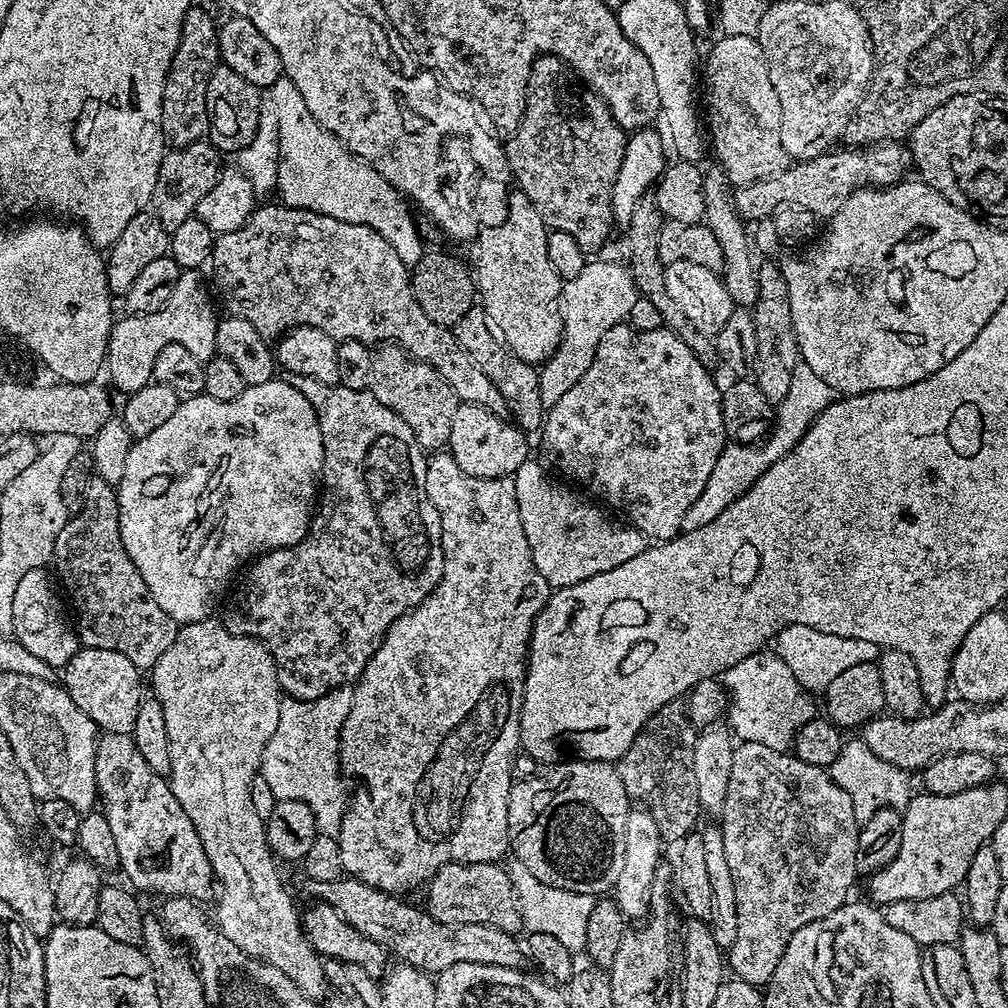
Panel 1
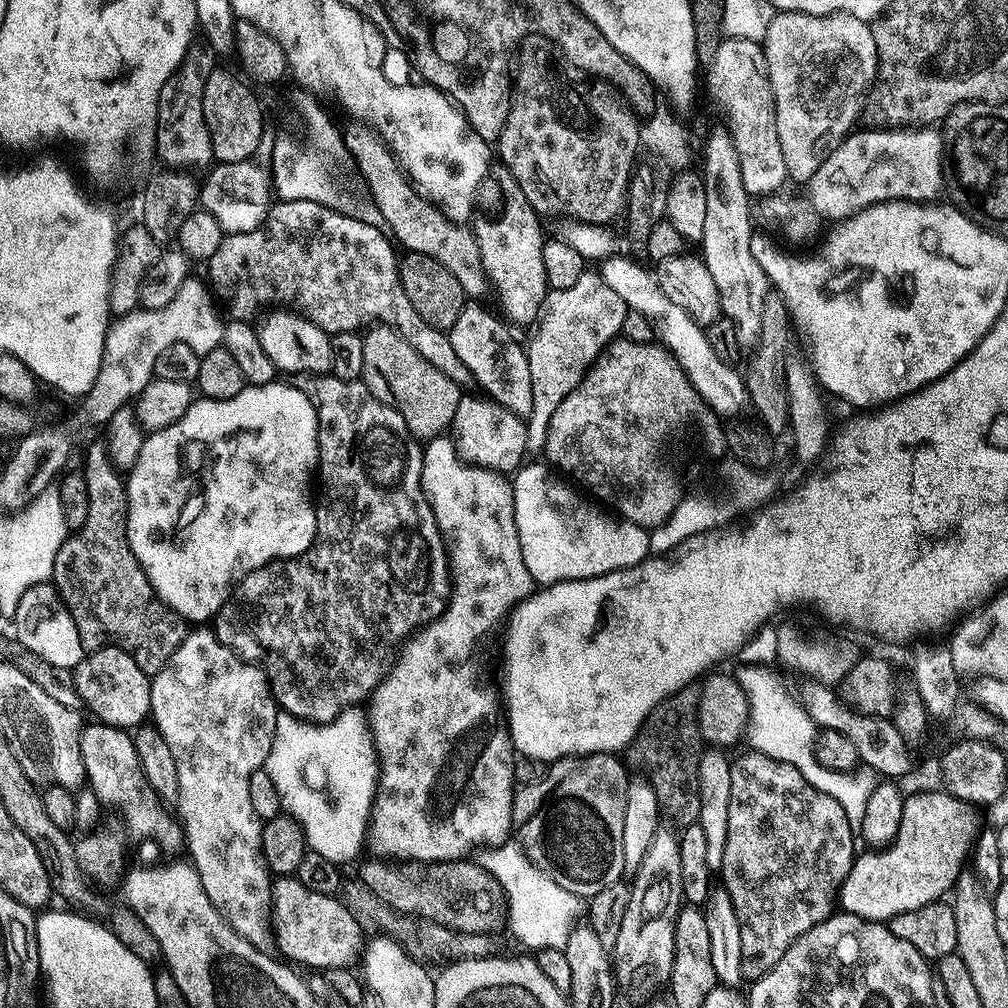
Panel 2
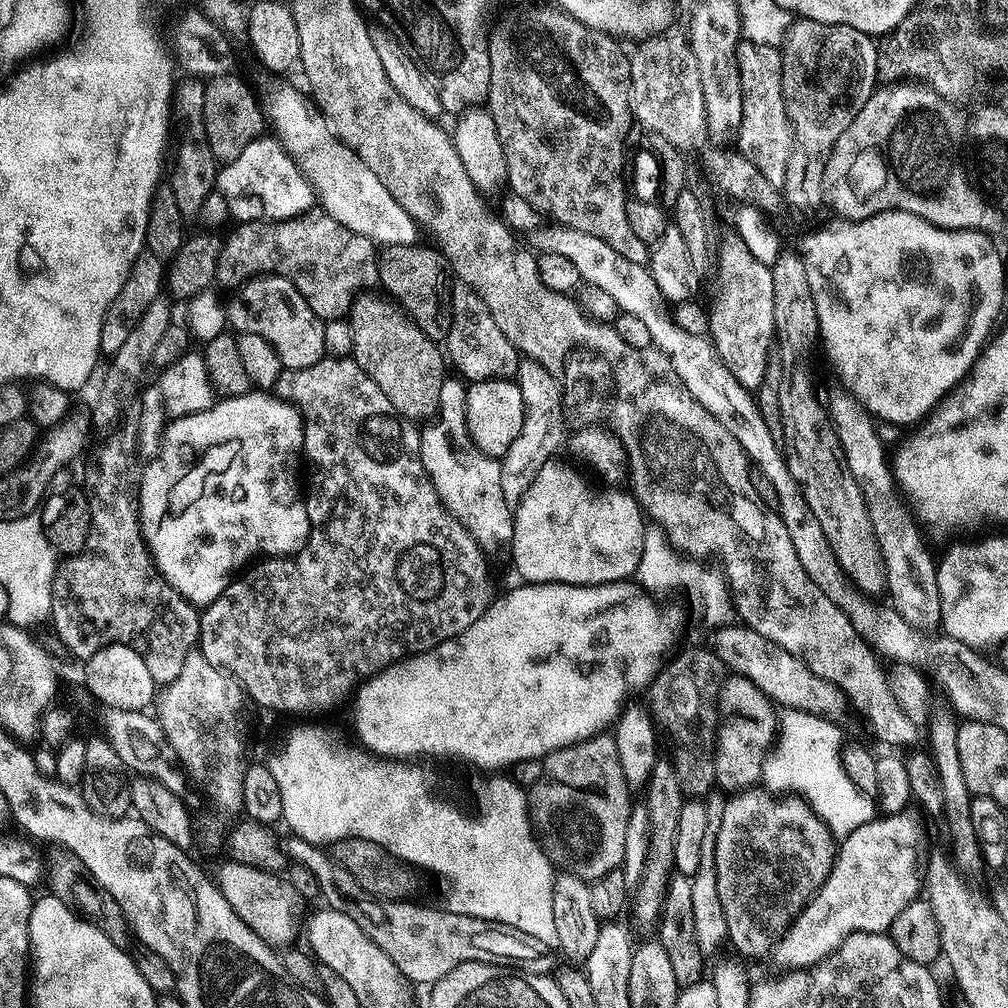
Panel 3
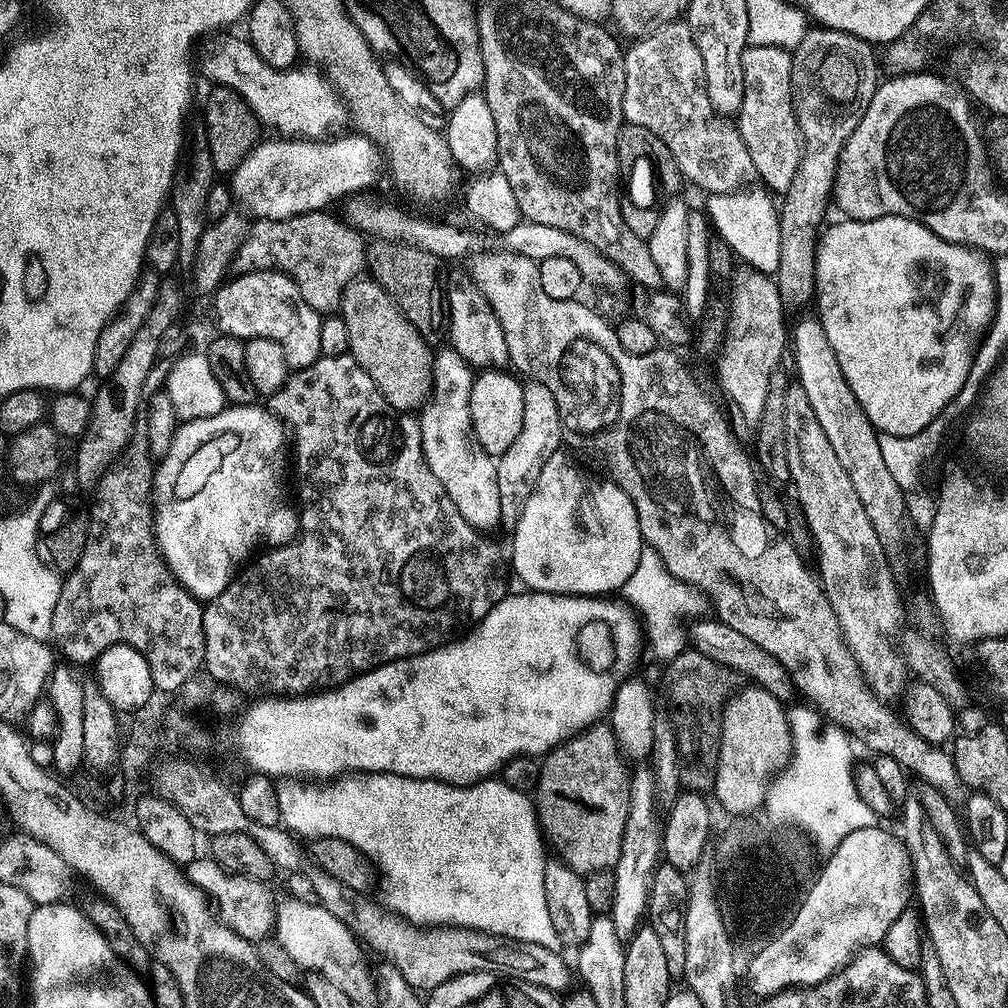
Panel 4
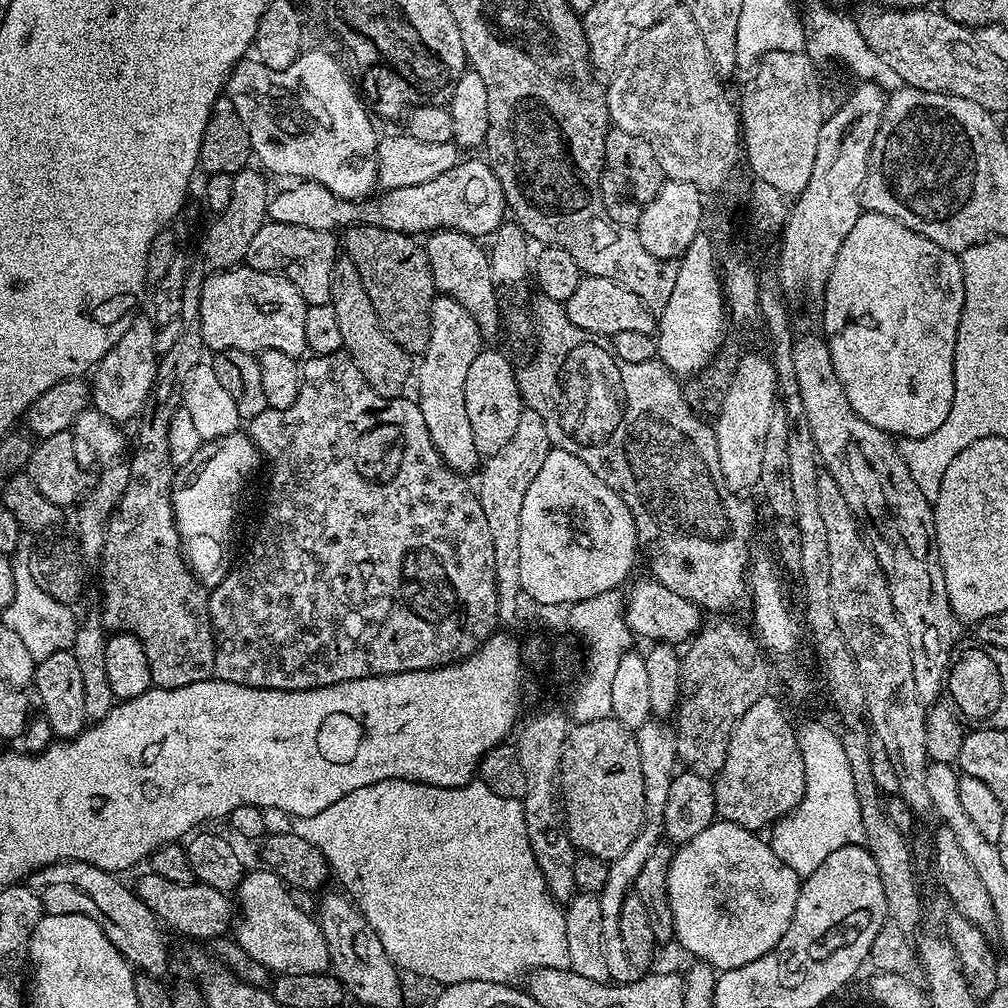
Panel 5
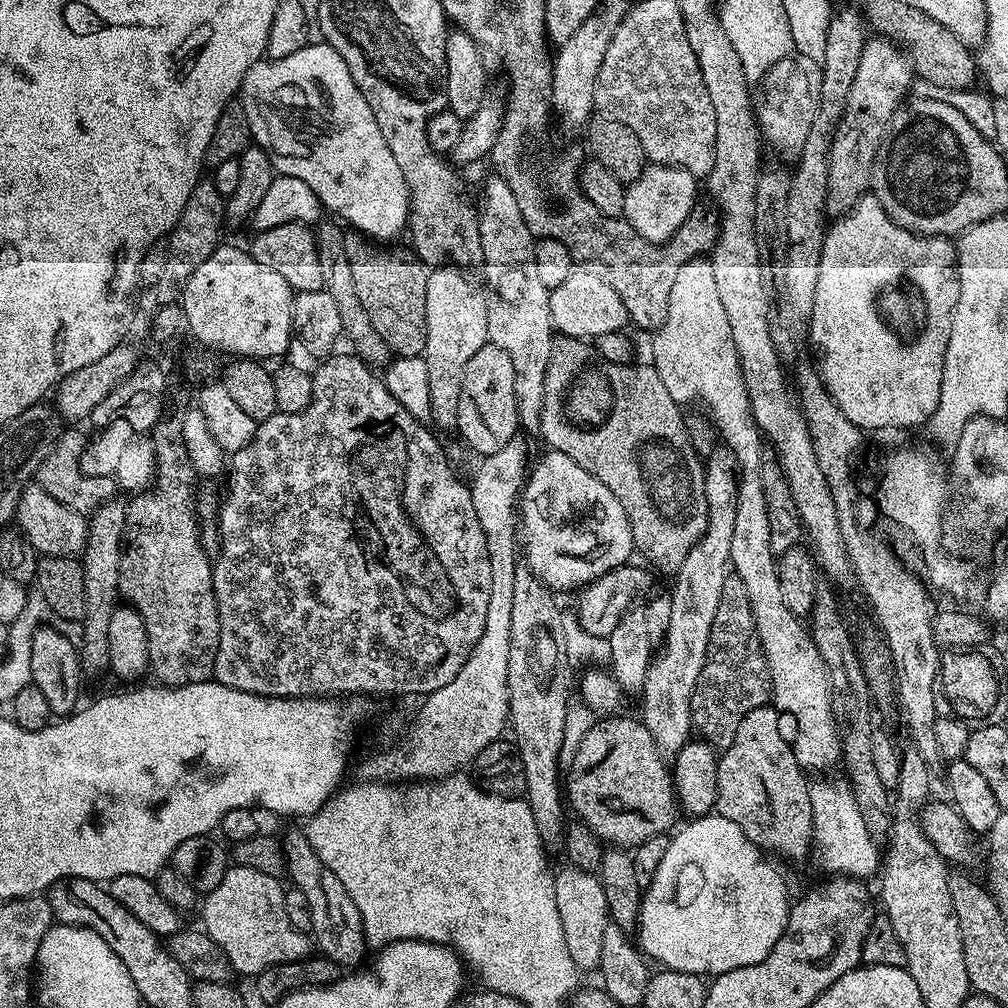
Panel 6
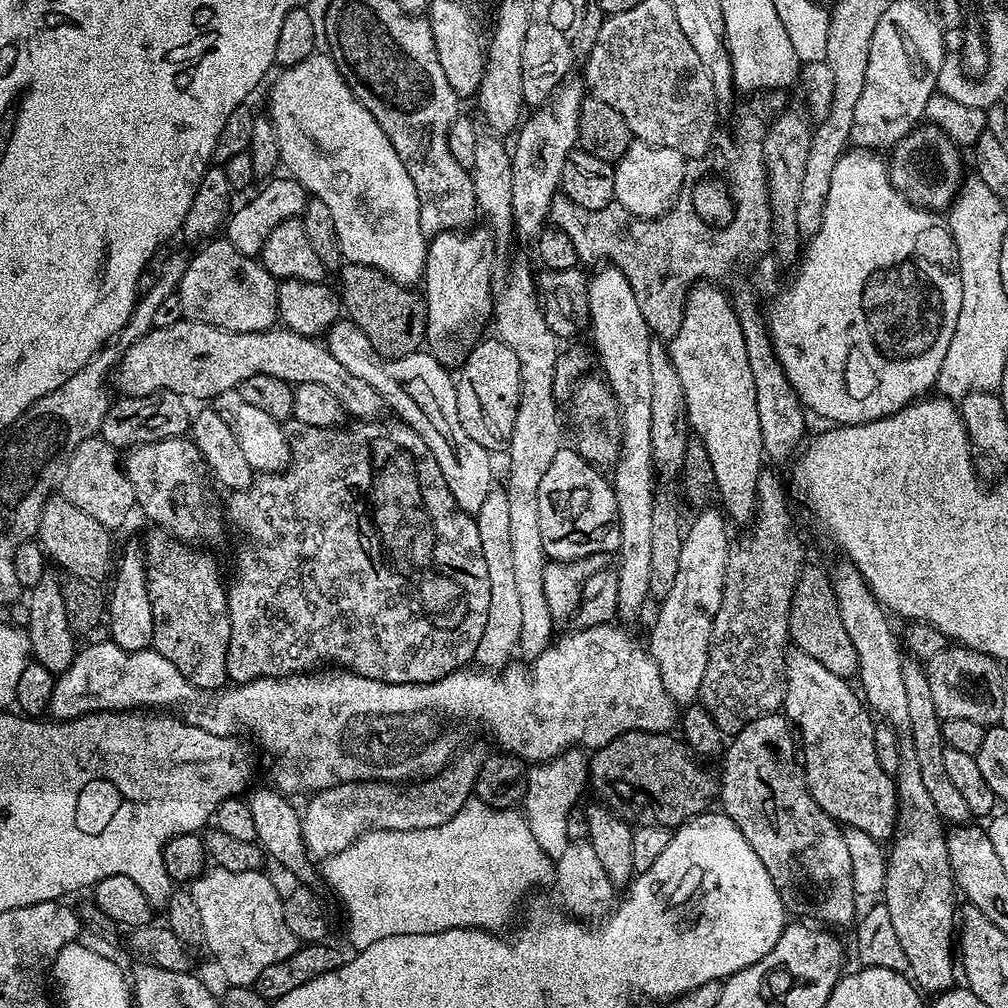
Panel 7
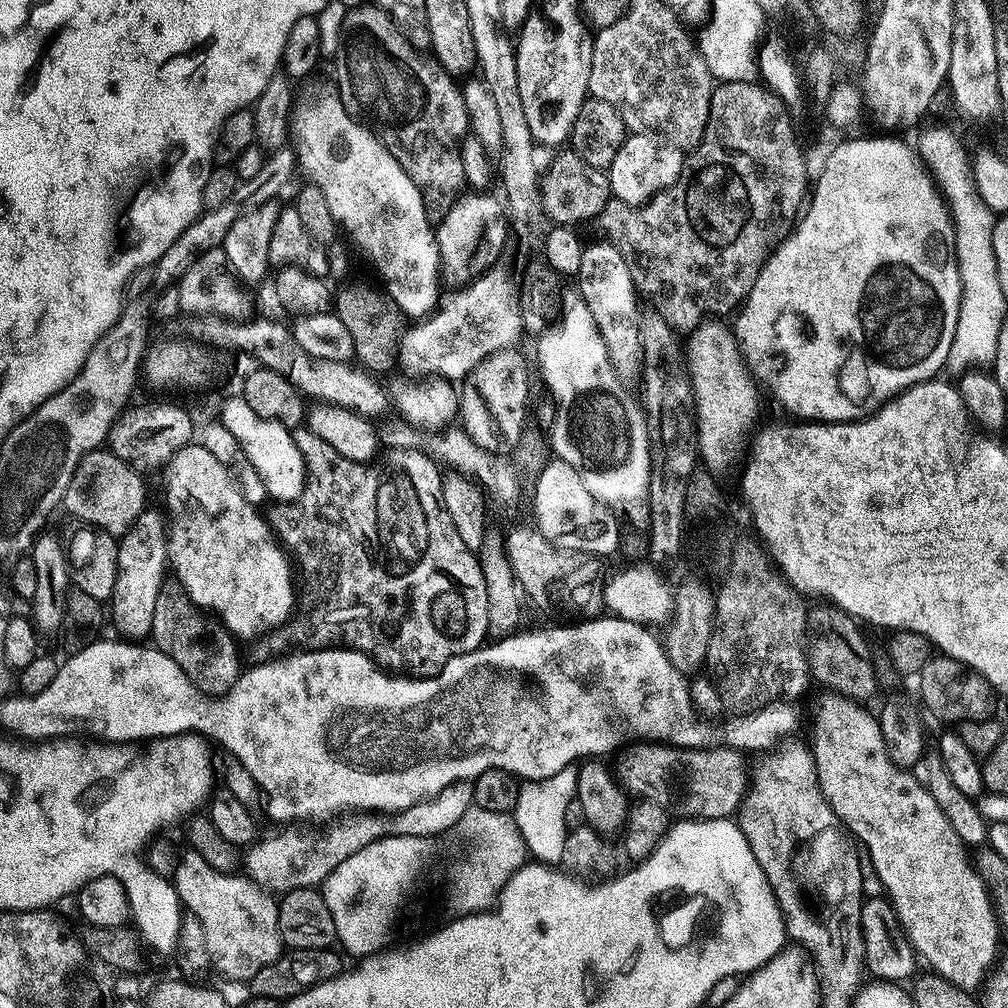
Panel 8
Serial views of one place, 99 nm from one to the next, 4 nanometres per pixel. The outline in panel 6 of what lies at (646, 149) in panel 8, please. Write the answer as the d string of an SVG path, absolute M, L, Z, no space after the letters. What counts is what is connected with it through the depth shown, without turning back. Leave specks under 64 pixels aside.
M668 164L645 167L639 178L624 189L623 219L651 244L667 244L688 221L692 209L697 207L696 184L697 177L691 176L684 168L672 168Z

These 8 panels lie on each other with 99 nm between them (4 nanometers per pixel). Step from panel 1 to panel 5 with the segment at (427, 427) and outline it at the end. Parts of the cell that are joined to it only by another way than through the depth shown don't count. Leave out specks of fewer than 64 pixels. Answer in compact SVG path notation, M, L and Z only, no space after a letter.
M347 258L336 261L336 273L332 276L332 305L334 314L338 314L338 327L342 329L343 351L351 356L358 370L362 370L362 378L366 378L366 382L370 382L370 386L378 394L389 398L399 397L400 387L407 380L409 383L410 373L414 368L413 361L412 364L408 361L411 360L409 353L404 352L402 346L398 346L398 342L394 342L394 338L390 338L388 331L378 322L370 294L366 294L354 262Z

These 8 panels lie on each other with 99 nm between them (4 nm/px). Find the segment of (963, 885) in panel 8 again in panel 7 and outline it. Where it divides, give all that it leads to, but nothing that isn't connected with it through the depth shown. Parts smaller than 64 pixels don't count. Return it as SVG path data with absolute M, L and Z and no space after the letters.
M799 650L789 651L785 655L784 678L786 687L782 712L798 733L804 778L814 802L818 802L818 806L822 806L825 814L837 824L862 830L879 842L891 841L898 815L896 781L882 770L882 766L878 766L878 754L874 750L874 720L862 703L857 689L853 685L852 689L845 677L830 674L830 670L826 670L818 658L810 658L810 654Z

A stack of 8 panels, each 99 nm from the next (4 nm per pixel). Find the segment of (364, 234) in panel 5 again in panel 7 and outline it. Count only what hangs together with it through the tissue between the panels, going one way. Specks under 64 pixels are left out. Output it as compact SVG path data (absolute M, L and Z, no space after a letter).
M345 263L338 275L338 295L347 315L371 340L378 354L386 357L404 356L417 351L425 343L428 310L419 291L365 264Z

